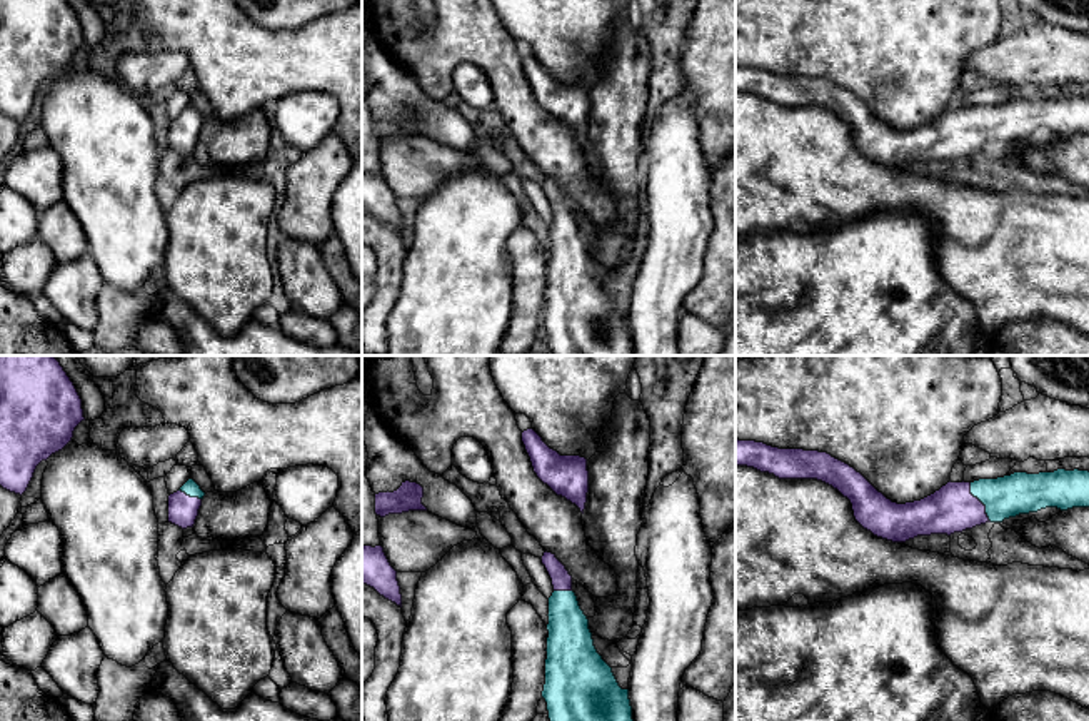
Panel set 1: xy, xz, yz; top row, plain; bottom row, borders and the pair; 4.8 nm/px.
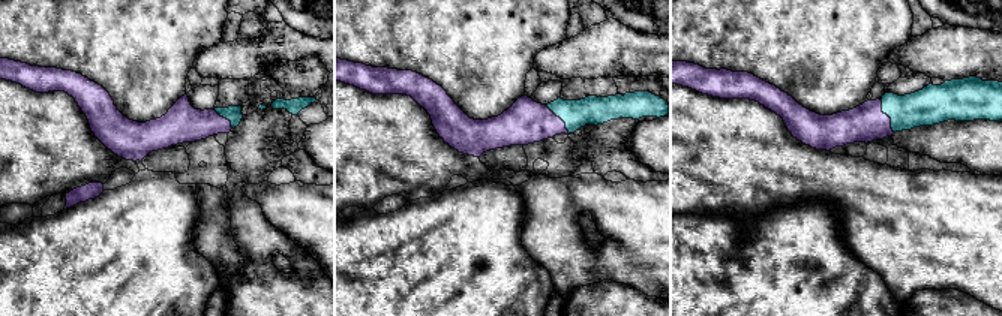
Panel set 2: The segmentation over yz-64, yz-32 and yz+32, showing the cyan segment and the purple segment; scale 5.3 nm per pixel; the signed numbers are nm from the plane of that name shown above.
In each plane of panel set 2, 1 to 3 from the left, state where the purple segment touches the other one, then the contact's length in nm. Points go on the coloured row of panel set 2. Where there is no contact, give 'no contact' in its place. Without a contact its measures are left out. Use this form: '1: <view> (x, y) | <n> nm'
1: yz-64 (225, 117) | 160 nm
2: yz-32 (560, 117) | 200 nm
3: yz+32 (887, 114) | 200 nm

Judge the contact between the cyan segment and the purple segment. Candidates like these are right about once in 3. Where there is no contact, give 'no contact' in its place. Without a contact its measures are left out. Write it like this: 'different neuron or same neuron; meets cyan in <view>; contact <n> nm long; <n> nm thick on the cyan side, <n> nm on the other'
same neuron; meets cyan in yz; contact 220 nm long; 200 nm thick on the cyan side, 220 nm on the other

